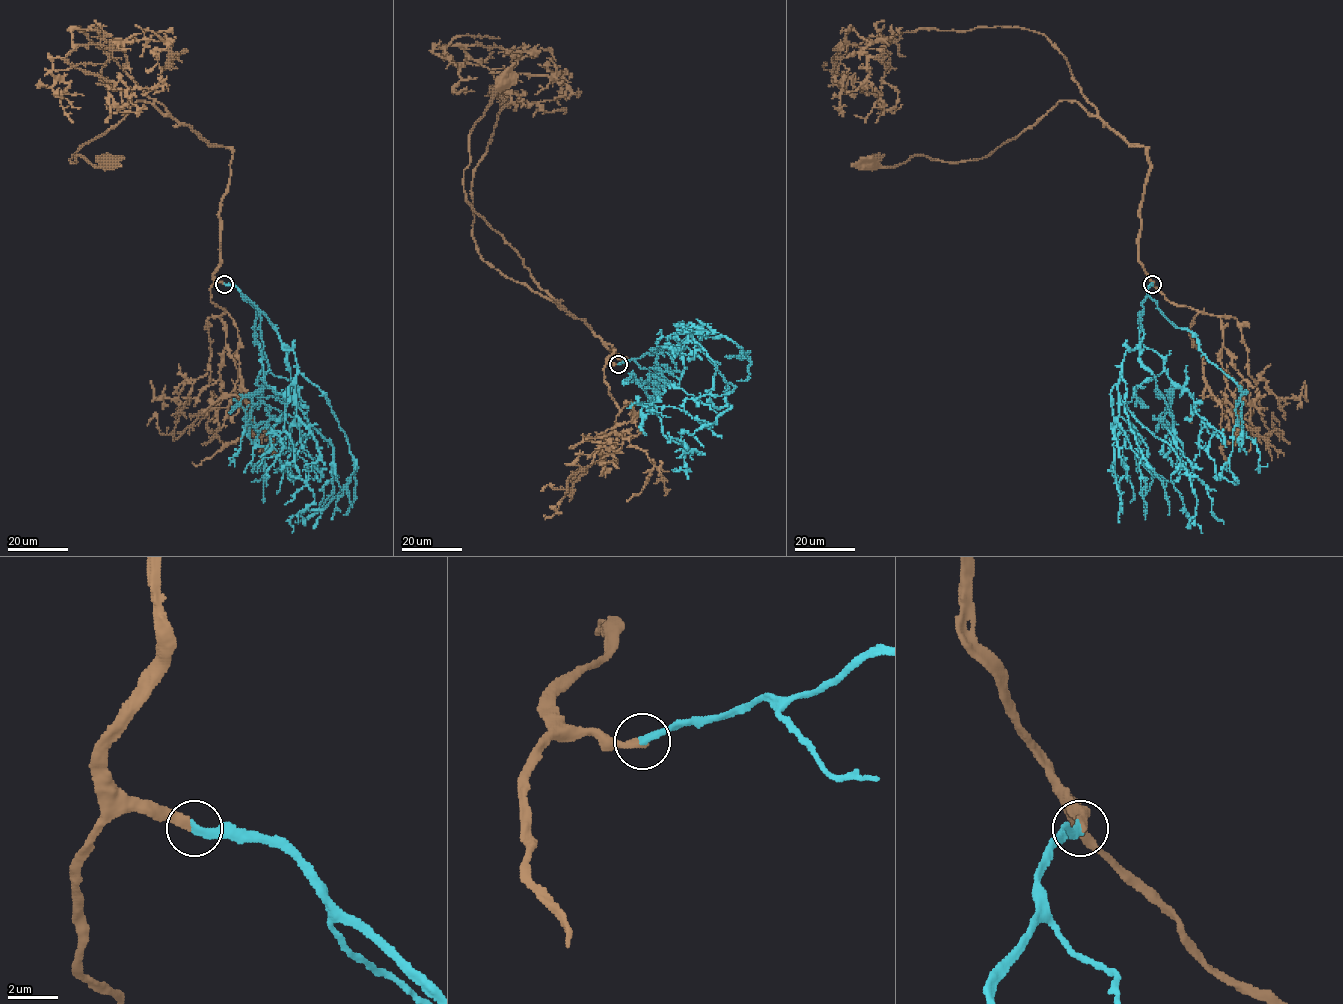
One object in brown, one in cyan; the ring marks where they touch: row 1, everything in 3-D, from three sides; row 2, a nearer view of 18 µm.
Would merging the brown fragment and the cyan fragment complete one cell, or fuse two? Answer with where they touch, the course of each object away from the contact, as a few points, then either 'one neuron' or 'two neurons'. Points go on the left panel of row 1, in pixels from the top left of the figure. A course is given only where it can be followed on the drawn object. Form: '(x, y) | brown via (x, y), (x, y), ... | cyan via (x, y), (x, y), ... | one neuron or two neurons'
(224, 284) | brown via (224, 283), (214, 275), (217, 213), (233, 152), (137, 100), (70, 161), (76, 155), (96, 167), (110, 163) | cyan via (224, 283), (294, 353), (294, 399), (334, 449), (340, 491), (322, 509), (294, 515), (291, 532) | one neuron

